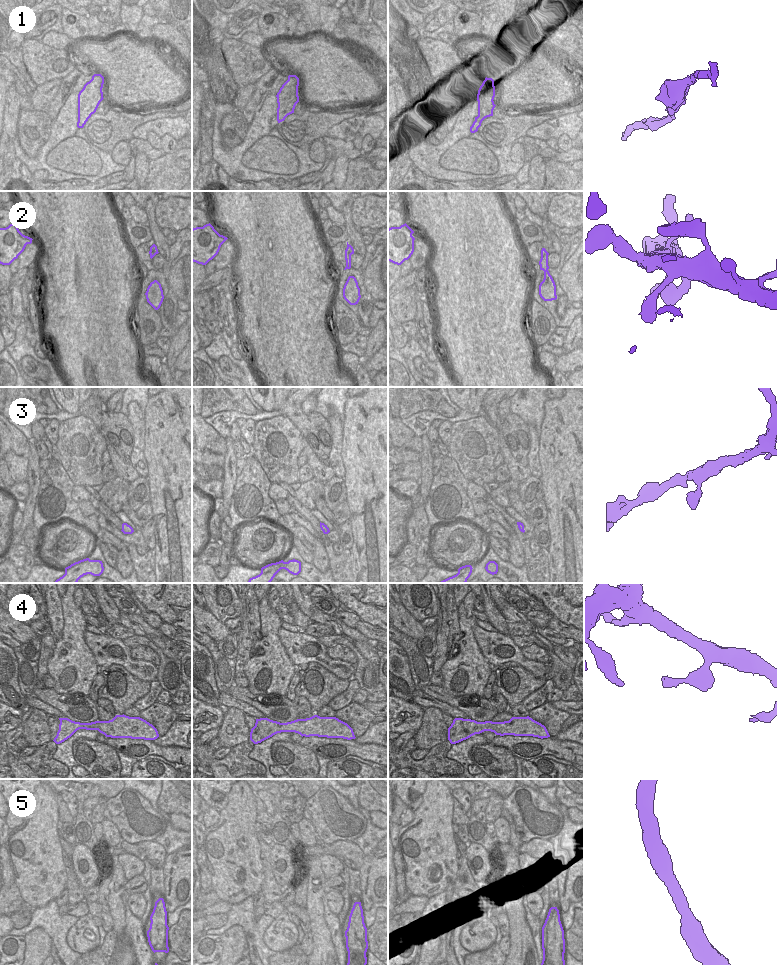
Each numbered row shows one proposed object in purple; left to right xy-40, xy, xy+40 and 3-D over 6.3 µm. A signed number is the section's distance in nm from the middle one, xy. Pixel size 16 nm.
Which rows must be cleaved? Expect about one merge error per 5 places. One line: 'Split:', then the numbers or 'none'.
Split: none

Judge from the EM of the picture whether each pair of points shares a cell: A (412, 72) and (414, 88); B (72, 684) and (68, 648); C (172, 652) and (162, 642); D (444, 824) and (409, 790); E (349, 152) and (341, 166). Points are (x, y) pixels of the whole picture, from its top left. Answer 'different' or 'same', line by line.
A: same
B: same
C: same
D: different
E: different

